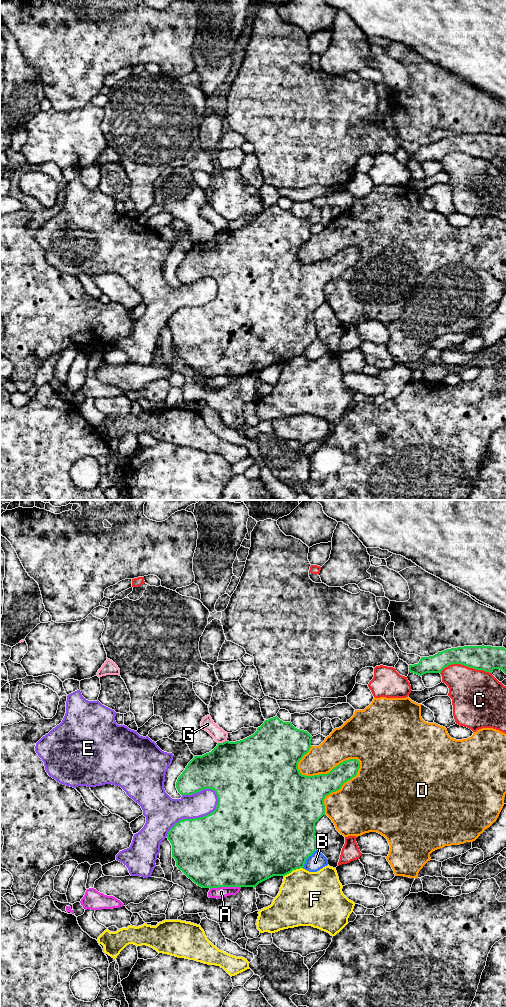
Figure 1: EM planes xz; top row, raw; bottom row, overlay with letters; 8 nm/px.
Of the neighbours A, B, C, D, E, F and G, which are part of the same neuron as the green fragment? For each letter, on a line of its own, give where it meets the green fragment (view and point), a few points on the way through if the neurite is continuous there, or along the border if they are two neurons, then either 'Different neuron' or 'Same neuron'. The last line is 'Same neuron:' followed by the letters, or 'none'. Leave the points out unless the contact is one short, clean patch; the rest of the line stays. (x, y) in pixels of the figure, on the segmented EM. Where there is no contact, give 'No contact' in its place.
A: Touches green at xz (225, 886). Different neuron
B: Touches green at xz (307, 857). Different neuron
C: Touches green at xz (466, 665). Different neuron
D: Touches green at xz (347, 760). Different neuron
E: Touches green at xz (197, 818). Different neuron
F: Touches green at xz (293, 869). Different neuron
G: Touches green at xz (223, 742). Boundary: xz (226, 740), (218, 743). Different neuron
Same neuron: none

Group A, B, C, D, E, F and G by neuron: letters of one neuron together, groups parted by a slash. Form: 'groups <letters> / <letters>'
groups A / B / C / D / E / F / G

